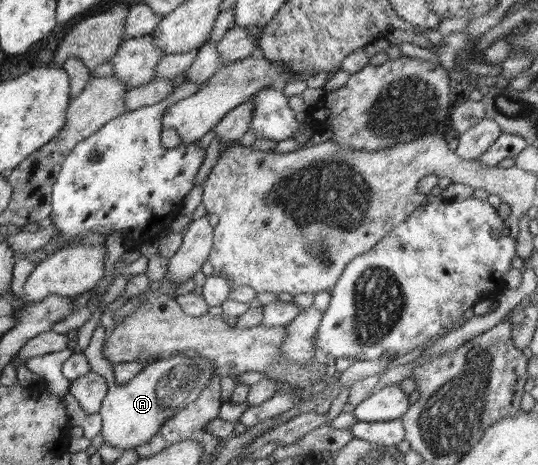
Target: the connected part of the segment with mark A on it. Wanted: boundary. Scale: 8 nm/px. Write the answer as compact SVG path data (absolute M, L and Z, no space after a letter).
M99 324L83 352L91 372L102 375L108 385L108 392L102 401L99 414L104 443L112 447L134 449L142 443L149 442L167 419L174 417L200 396L203 389L210 384L213 374L216 373L213 363L208 358L202 357L197 351L188 350L176 356L144 362L140 373L137 373L124 386L118 386L114 379L113 366L102 353L106 337L105 327Z

